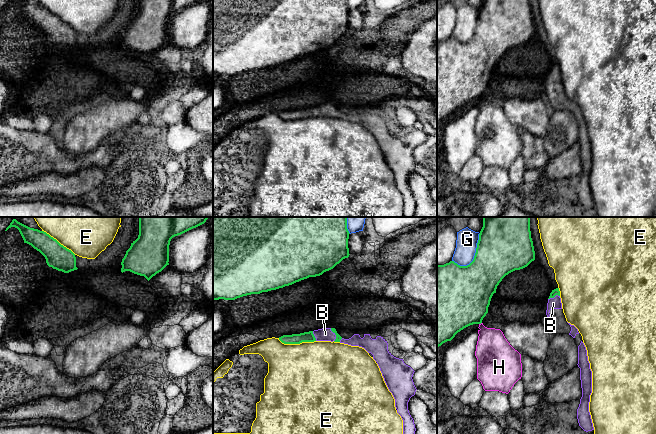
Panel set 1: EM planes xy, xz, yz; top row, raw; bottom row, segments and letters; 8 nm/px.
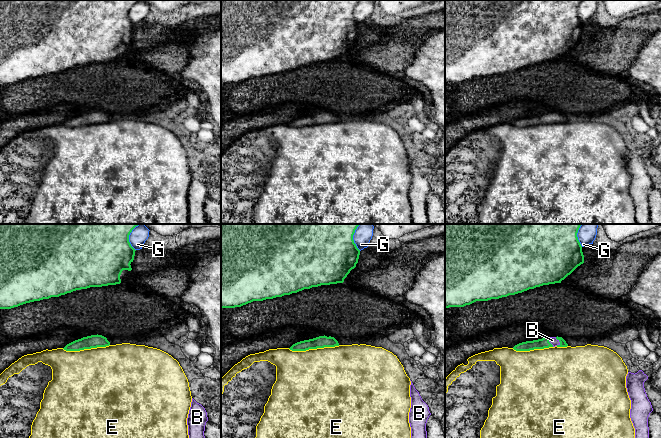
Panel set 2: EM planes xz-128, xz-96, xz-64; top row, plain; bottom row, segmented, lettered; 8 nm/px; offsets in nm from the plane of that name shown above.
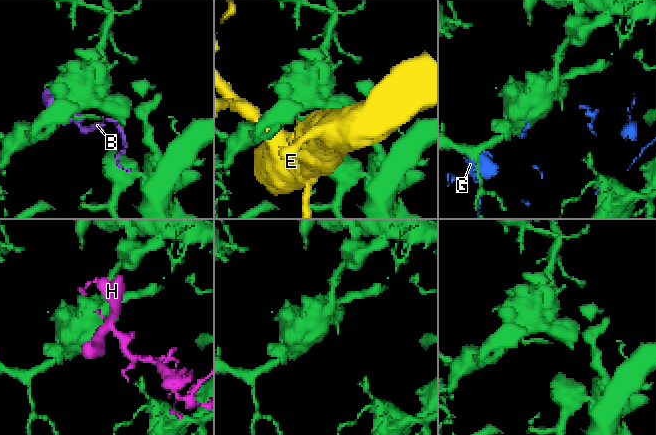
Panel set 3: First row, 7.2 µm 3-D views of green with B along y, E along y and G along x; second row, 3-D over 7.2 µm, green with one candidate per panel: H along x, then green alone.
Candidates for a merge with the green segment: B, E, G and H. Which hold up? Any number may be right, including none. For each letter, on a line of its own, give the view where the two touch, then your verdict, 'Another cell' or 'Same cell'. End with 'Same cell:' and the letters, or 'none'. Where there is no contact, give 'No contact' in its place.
B: Touches green in xz. Same cell
E: Touches green in xz. Another cell
G: Touches green in yz. Another cell
H: Touches green in yz. Another cell
Same cell: B

